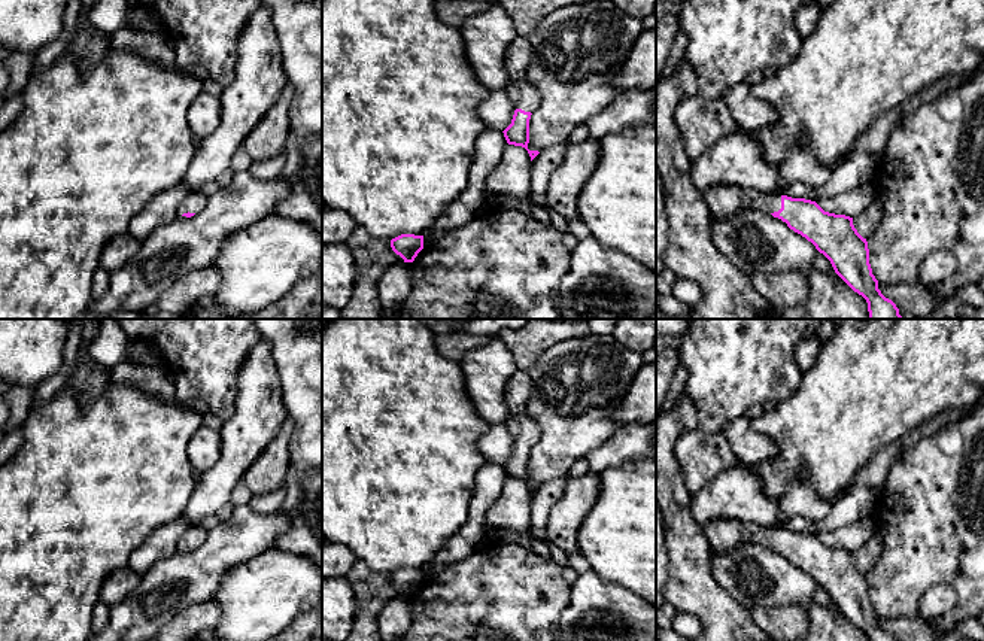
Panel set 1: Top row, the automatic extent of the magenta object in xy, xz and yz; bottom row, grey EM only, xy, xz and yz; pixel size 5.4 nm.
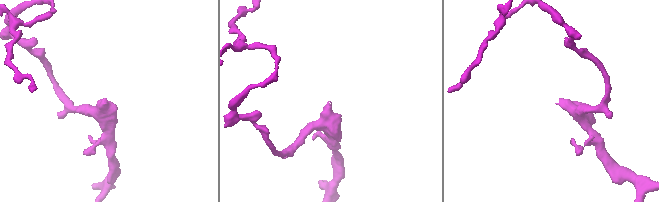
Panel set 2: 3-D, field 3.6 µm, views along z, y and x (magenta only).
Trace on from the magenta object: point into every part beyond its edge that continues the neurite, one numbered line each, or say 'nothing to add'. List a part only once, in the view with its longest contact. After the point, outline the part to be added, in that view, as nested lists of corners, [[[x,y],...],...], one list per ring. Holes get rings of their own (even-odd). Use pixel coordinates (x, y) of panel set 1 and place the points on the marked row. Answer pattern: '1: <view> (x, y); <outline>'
1: yz (723, 201); [[[713,186],[705,189],[704,197],[711,215],[720,221],[732,219],[745,207],[759,209],[766,213],[781,209],[781,195],[760,194],[737,186]]]

